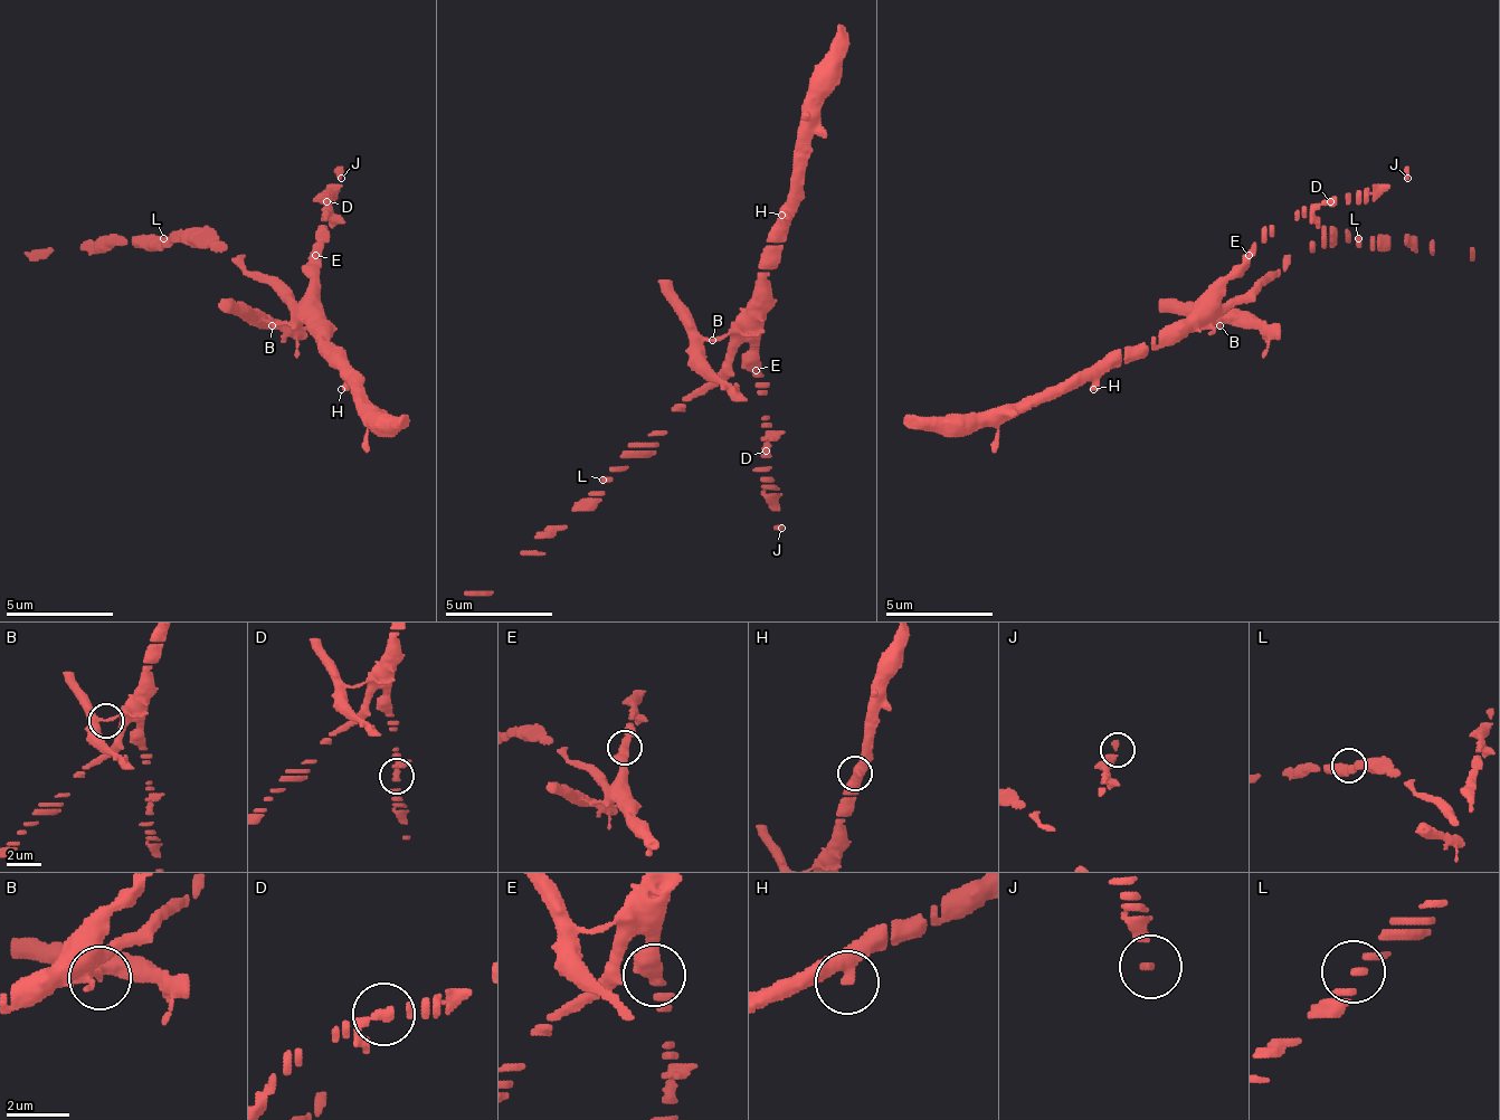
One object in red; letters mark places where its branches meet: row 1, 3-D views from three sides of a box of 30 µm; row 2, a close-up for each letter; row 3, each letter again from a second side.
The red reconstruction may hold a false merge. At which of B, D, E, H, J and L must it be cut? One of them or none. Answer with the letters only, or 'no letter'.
B

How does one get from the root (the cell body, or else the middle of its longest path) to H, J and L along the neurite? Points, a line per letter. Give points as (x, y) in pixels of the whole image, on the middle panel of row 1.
H: (711, 377), (753, 295), (753, 280), (765, 268), (765, 241), (781, 226), (781, 215)
J: (711, 377), (743, 339), (749, 344), (753, 382), (765, 392), (759, 495), (781, 528)
L: (711, 377), (673, 409), (667, 430), (635, 442), (619, 457), (619, 468), (608, 468), (608, 480), (603, 480)

